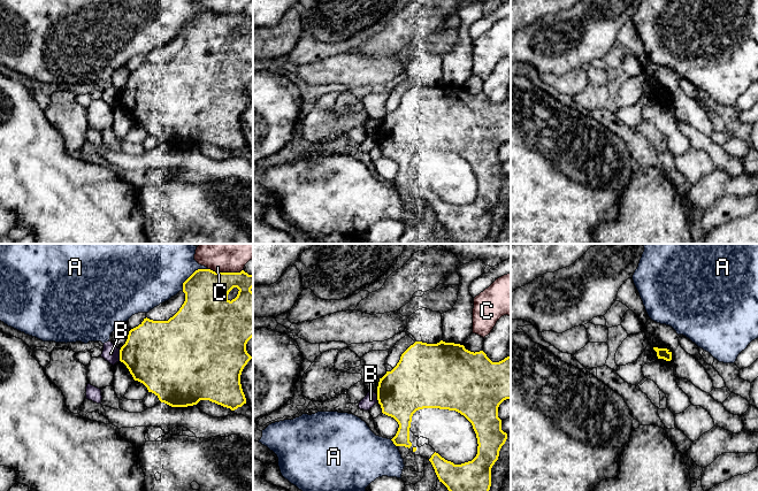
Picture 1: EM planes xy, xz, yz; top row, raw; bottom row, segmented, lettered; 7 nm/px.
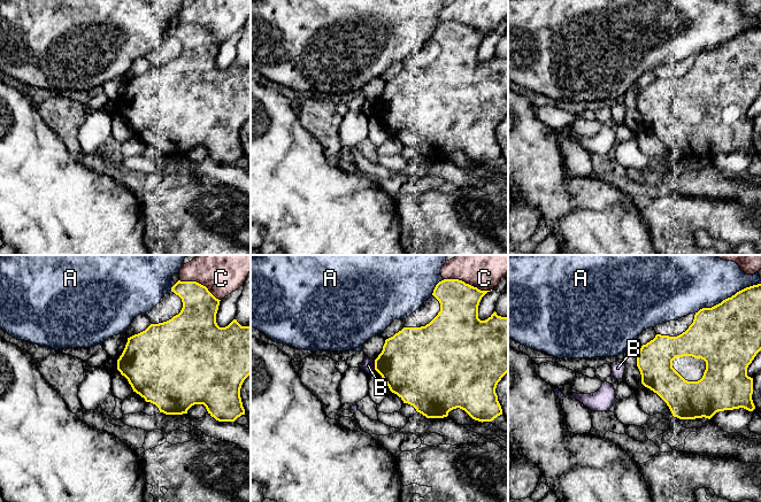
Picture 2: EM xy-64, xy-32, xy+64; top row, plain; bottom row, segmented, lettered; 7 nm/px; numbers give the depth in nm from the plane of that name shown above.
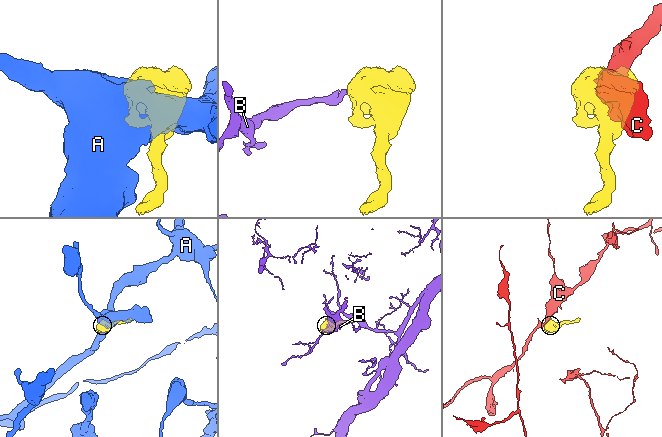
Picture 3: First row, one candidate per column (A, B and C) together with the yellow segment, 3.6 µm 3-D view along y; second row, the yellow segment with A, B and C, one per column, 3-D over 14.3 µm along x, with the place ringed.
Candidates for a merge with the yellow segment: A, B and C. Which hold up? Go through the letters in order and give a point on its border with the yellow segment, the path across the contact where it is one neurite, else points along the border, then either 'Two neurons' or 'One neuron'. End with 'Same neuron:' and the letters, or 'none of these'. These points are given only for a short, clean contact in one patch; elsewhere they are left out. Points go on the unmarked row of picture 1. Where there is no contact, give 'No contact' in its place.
A: Touches yellow at xy (191, 17). Two neurons
B: Touches yellow at xy (120, 98). Two neurons
C: Touches yellow at xy (226, 15). Two neurons
Same neuron: none of these

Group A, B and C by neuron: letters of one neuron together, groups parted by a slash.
A / B / C

